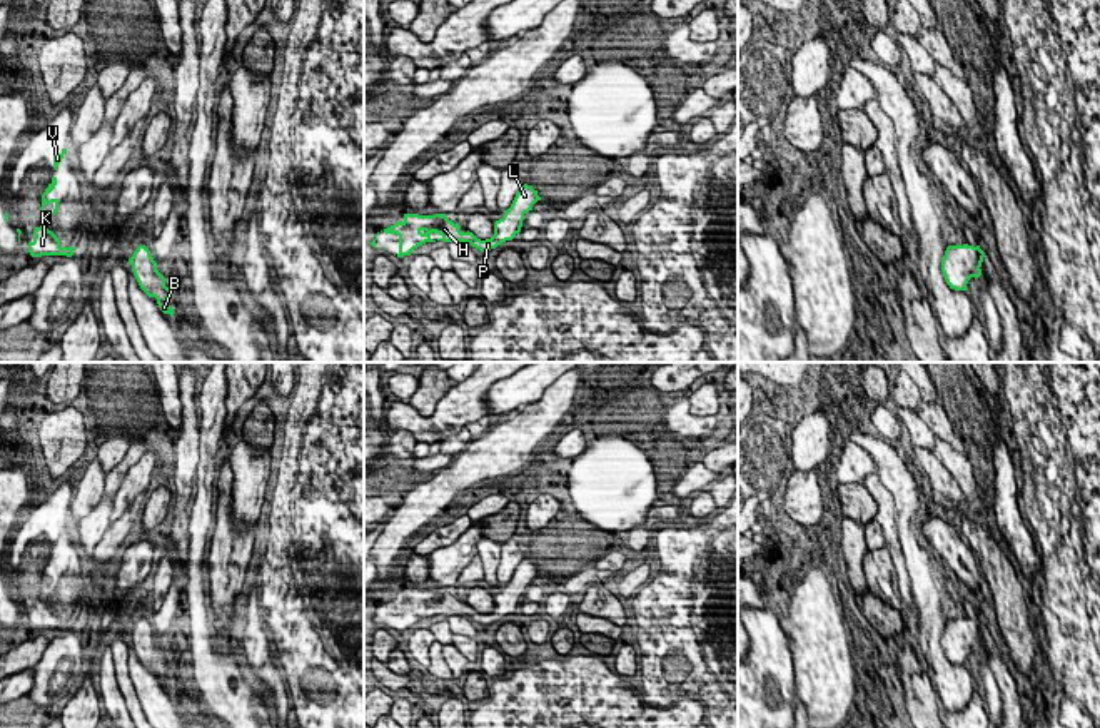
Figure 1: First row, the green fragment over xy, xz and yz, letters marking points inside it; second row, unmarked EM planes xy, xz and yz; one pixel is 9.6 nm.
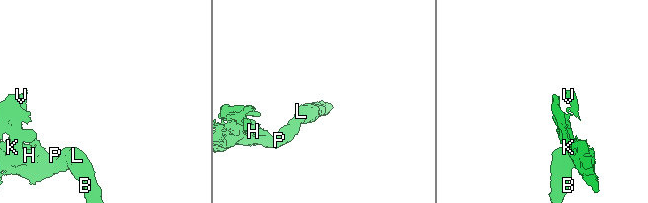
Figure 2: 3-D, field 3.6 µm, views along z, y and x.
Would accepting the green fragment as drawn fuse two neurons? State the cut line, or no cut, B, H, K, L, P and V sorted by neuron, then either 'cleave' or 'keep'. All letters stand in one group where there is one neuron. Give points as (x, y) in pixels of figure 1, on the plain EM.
cut none; groups B H K L P V; keep

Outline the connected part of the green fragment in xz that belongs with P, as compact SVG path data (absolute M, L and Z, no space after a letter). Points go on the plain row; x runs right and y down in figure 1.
M524 558L511 581L504 584L504 589L494 596L494 609L491 613L481 614L472 606L461 606L461 599L454 598L446 591L446 588L419 589L404 588L404 593L397 598L384 603L386 608L399 609L399 628L397 631L411 629L414 623L426 616L436 616L431 608L436 606L441 611L437 614L444 616L467 616L481 626L496 623L506 614L512 614L516 608L521 606L524 589L532 584L532 579L541 574L537 564Z

